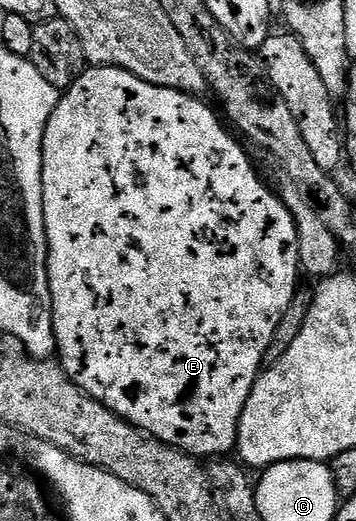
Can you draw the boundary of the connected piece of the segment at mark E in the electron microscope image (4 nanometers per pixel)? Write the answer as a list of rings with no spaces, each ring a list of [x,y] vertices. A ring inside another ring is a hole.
[[[93,66],[86,69],[85,73],[79,75],[68,90],[58,97],[55,112],[51,112],[51,120],[47,120],[47,128],[43,132],[41,179],[43,180],[43,204],[45,205],[45,239],[49,245],[49,291],[53,301],[53,331],[57,341],[56,357],[67,372],[67,376],[71,376],[73,383],[79,388],[83,388],[83,392],[87,392],[92,398],[99,400],[107,409],[115,412],[123,420],[127,420],[138,430],[142,430],[143,433],[149,434],[152,438],[158,438],[163,444],[174,446],[176,450],[182,450],[184,454],[191,454],[198,460],[212,460],[232,455],[236,451],[239,420],[243,408],[247,404],[247,396],[251,396],[251,388],[256,384],[257,375],[263,369],[265,353],[271,344],[271,336],[275,336],[275,327],[278,326],[279,319],[283,317],[283,312],[287,312],[294,295],[299,292],[297,274],[299,275],[301,270],[301,261],[299,260],[299,240],[291,214],[287,212],[287,208],[281,203],[276,193],[267,185],[266,179],[257,175],[257,170],[253,167],[248,152],[229,135],[230,127],[226,125],[223,118],[223,123],[221,123],[220,116],[207,103],[201,101],[205,100],[171,88],[147,84],[143,80],[139,80],[139,76],[114,66]]]

